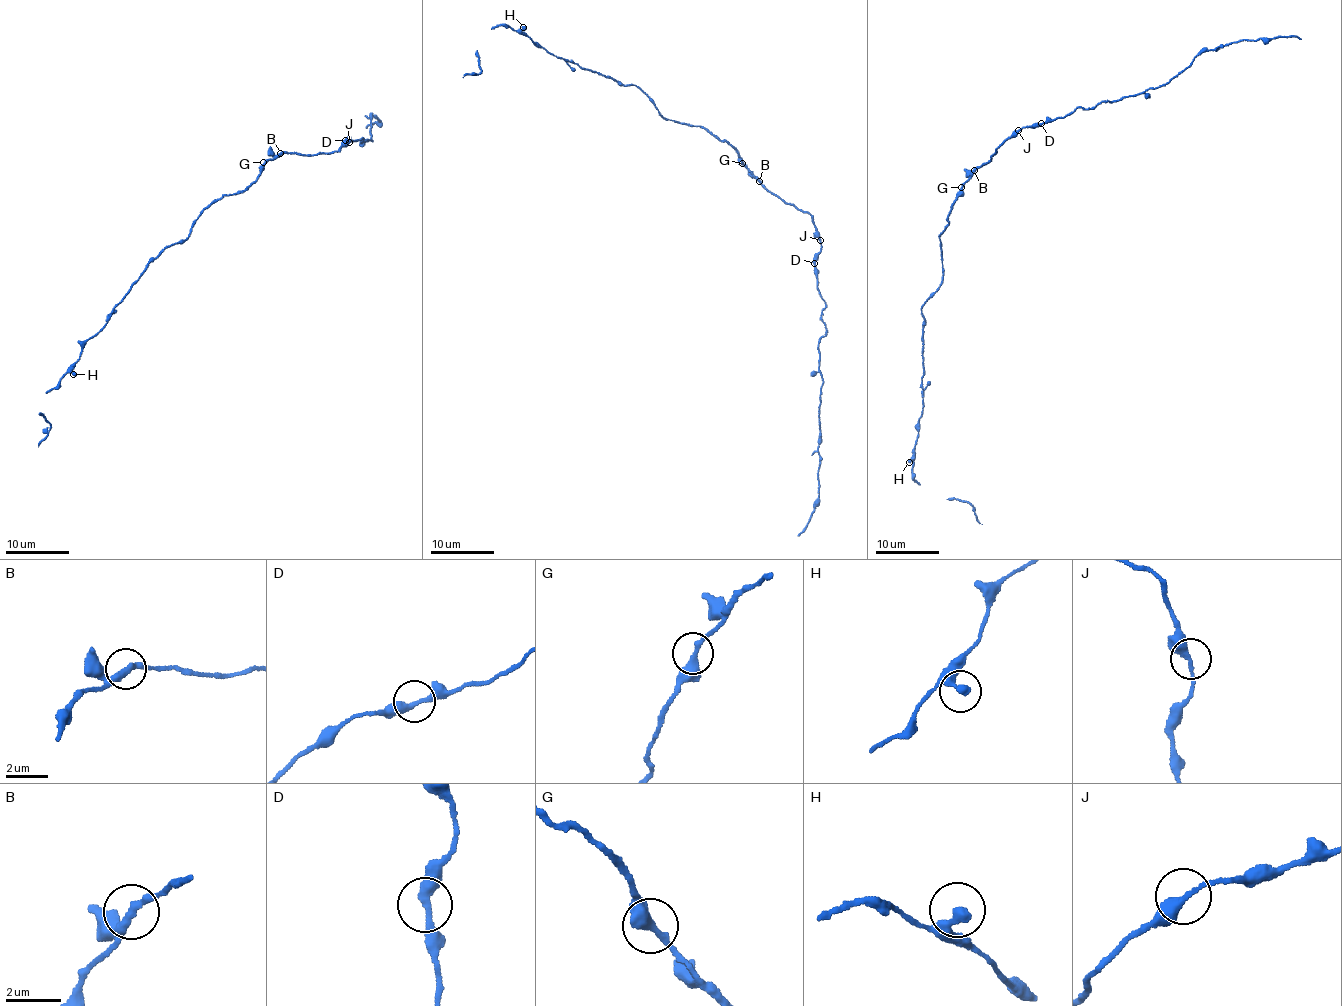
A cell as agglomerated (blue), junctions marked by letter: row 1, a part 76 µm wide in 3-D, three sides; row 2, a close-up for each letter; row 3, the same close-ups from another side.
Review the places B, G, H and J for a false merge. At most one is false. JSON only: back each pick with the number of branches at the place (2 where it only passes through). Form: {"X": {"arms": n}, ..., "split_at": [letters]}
{"split_at": []}

